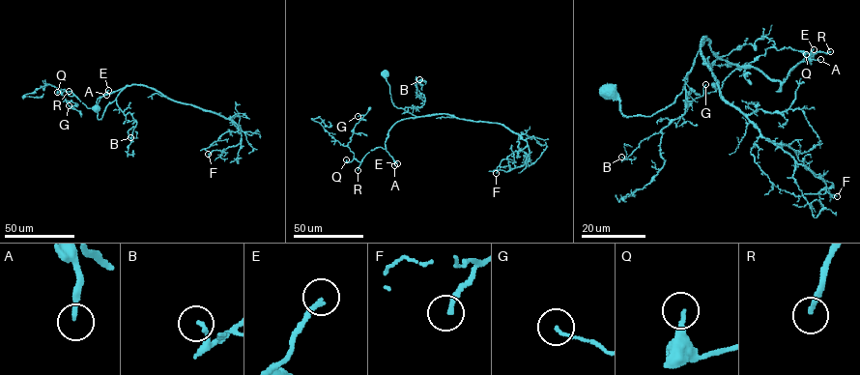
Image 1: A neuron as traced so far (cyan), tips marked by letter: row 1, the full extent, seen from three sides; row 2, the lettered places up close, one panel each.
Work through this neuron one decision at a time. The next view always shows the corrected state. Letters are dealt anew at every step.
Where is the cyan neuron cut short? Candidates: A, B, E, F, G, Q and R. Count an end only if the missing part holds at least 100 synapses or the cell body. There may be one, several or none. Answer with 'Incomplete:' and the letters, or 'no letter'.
Incomplete: A, E, R

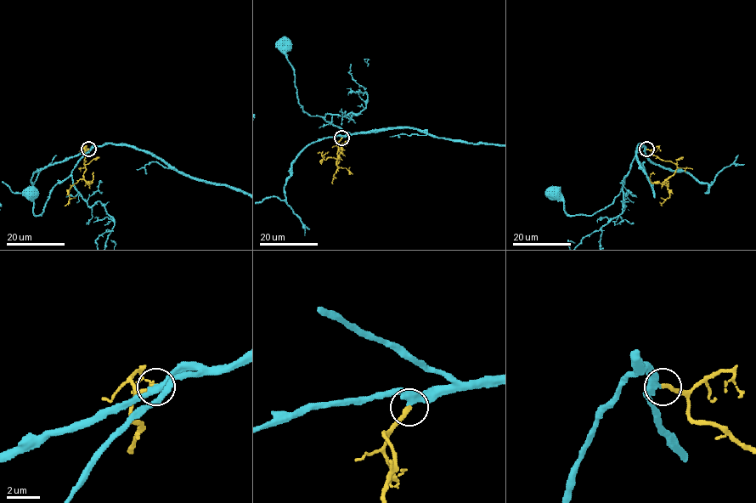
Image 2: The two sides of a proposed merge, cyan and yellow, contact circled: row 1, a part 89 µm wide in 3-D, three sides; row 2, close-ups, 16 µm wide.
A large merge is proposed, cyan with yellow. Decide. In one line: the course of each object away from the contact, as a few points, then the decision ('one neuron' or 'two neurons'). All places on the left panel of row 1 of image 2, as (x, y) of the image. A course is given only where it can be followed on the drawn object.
cyan runs (88, 149), (96, 146), (53, 188), (41, 215), (33, 211), (33, 194); yellow runs (88, 149), (84, 154), (86, 172), (69, 190), (70, 198), (64, 206); one neuron

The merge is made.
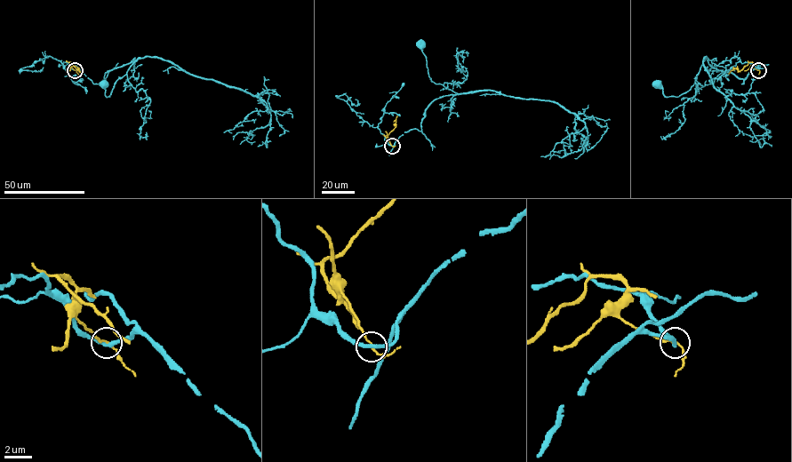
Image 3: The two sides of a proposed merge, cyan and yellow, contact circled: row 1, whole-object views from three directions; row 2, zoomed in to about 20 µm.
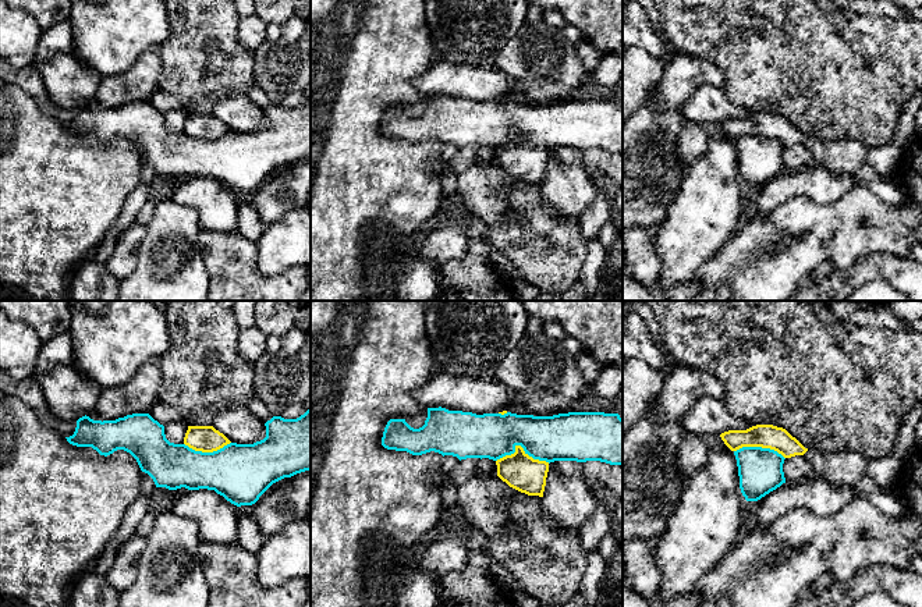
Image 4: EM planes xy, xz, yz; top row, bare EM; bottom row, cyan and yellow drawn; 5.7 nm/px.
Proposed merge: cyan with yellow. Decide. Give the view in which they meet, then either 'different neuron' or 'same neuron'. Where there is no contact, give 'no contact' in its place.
contact in xz; different neuron

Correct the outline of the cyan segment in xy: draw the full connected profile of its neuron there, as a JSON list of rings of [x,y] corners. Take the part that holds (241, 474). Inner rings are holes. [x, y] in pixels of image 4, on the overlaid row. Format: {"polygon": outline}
{"polygon": [[[311,409],[297,419],[273,416],[265,423],[266,437],[253,444],[230,443],[213,452],[202,452],[185,444],[174,444],[166,439],[164,426],[149,413],[132,413],[116,420],[93,420],[82,416],[77,420],[72,436],[67,441],[77,447],[92,447],[100,455],[117,450],[130,452],[142,472],[148,473],[156,487],[177,490],[214,490],[231,504],[252,505],[276,482],[311,471]]]}

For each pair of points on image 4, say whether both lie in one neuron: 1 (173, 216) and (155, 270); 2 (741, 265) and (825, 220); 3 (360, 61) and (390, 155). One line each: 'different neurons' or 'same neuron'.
1: same neuron
2: same neuron
3: same neuron

